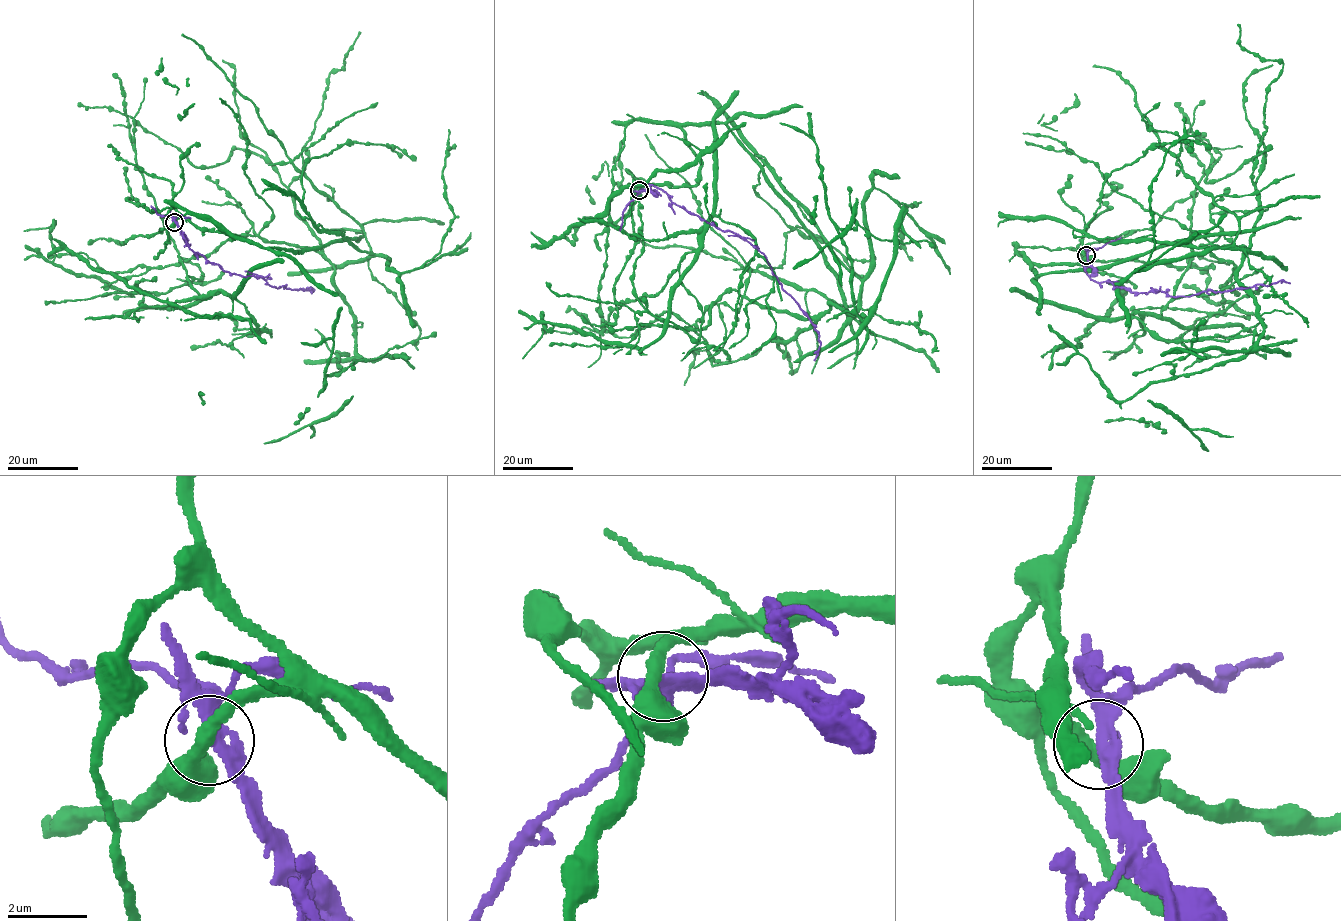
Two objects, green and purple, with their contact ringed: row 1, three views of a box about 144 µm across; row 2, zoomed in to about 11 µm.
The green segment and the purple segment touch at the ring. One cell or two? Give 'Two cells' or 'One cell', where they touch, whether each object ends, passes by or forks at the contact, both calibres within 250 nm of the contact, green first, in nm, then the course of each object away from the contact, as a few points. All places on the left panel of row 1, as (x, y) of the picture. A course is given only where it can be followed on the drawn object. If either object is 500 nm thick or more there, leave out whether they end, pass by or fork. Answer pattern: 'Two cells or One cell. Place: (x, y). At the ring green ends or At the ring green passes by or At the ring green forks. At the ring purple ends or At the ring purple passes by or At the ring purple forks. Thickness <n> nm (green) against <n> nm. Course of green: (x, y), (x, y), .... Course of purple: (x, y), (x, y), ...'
Two cells. Place: (174, 222). At the ring green passes by. At the ring purple passes by. Thickness 340 nm (green) against 280 nm. Course of green: (174, 222), (239, 236), (139, 206), (127, 116), (197, 167), (262, 155), (321, 251), (100, 277), (224, 270). Course of purple: (175, 222), (195, 253), (222, 270), (263, 277), (278, 288), (285, 285), (297, 290), (314, 289), (304, 290)

